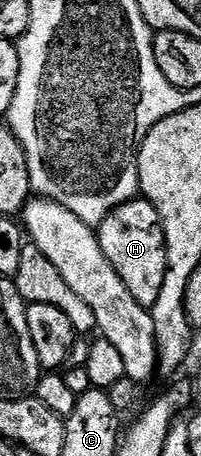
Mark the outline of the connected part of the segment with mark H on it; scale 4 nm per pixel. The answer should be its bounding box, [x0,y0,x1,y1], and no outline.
[96,198,166,310]

